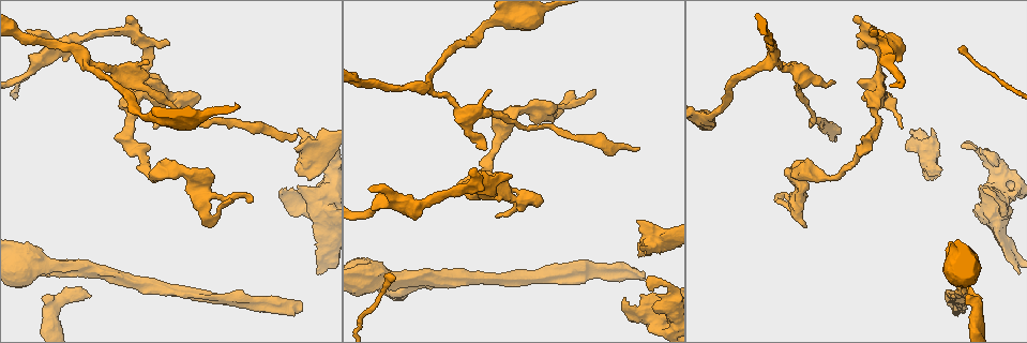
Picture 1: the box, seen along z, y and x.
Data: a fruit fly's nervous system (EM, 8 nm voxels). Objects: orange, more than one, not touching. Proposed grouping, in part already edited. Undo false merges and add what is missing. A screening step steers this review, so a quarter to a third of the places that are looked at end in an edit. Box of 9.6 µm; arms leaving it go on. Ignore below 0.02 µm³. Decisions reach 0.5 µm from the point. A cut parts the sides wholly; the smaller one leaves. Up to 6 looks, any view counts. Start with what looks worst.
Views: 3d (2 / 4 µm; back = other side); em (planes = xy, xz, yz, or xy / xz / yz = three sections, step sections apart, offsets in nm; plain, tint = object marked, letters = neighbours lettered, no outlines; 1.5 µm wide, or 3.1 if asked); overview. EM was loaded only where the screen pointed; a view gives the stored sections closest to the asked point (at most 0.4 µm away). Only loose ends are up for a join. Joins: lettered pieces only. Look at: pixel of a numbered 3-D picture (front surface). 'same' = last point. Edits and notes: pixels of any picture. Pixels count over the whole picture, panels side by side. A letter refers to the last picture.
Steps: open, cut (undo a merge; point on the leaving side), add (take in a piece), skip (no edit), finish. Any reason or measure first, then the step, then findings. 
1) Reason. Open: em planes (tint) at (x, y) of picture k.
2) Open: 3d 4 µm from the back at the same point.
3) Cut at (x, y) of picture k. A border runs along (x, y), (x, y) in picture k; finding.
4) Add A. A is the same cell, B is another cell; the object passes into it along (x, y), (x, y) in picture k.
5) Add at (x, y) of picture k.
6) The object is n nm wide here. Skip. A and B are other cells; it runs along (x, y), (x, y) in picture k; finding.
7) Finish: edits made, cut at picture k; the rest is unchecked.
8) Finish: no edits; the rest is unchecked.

Free end. Open: em planes (plain) at (301, 302) of picture 1.

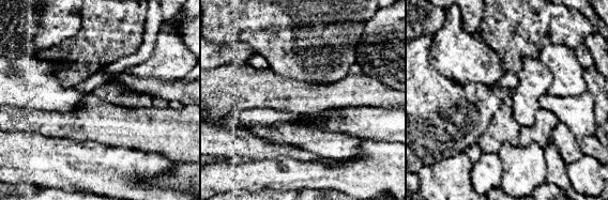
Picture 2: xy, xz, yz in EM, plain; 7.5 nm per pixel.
Open: em planes (tint) at the same point.

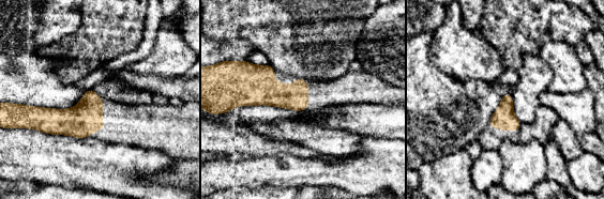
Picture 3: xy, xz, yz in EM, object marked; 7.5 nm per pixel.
See the neighbours. Open: em planes (letters) at the same point.

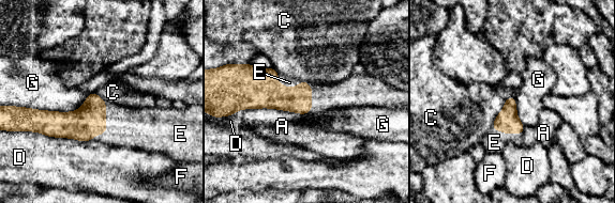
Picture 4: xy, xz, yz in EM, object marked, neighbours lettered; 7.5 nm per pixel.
Add E. E is the same cell, A, C, D, F and G are other cells; the object passes into it along (90, 119), (105, 125), (138, 128) in picture 4; it goes on there.

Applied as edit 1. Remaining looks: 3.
An open end. Open: em xz step 4 (letters) at (497, 218) of picture 1.

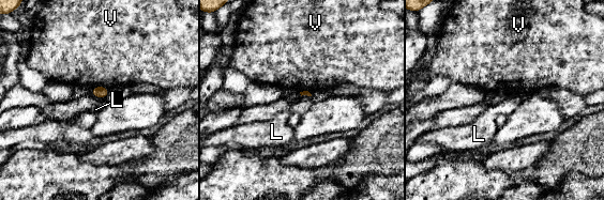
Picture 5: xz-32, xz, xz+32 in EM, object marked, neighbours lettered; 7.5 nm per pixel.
Another direction. Open: em planes (letters) at the same point.

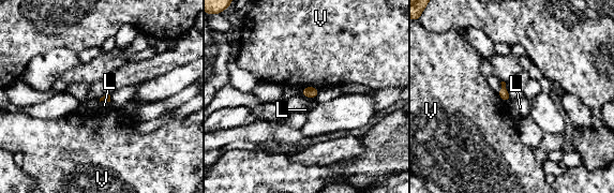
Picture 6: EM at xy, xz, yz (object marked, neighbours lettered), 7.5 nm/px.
Skip. L and V are other cells; a border runs along (510, 100), (507, 104) in picture 6; none of them fits.

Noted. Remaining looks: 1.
Finish: edits made, add at picture 4; the rest is unchecked.

